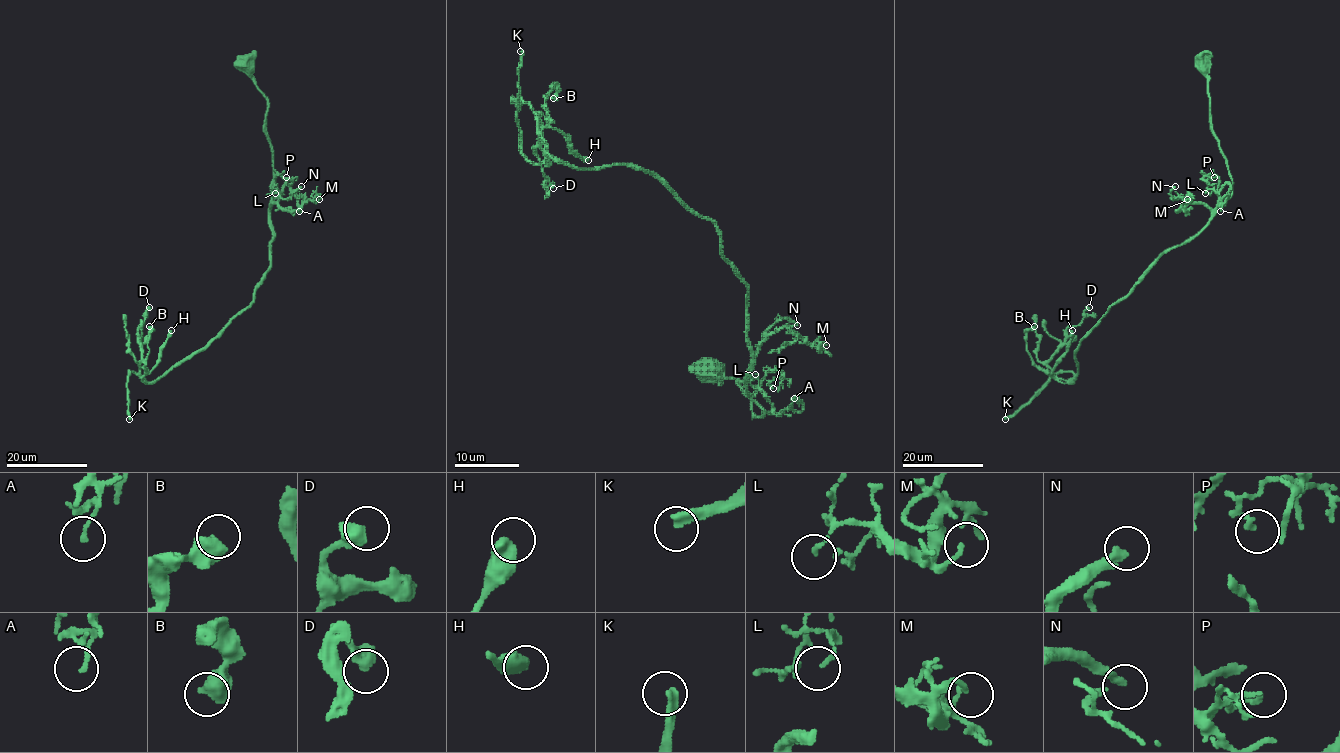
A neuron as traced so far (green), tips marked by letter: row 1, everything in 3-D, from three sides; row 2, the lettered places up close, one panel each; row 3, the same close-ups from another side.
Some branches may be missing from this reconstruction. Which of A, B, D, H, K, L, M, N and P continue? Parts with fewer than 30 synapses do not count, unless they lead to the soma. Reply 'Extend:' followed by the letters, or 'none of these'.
Extend: K

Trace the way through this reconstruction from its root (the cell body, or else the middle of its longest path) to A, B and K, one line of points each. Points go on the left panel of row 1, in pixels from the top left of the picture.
A: (244, 62), (267, 101), (265, 133), (272, 150), (276, 192), (280, 196), (286, 184), (299, 211)
B: (244, 62), (268, 106), (279, 195), (270, 206), (270, 268), (254, 300), (215, 337), (146, 382), (149, 326)
K: (244, 62), (268, 106), (279, 195), (270, 268), (204, 348), (151, 382), (130, 372), (129, 419)

